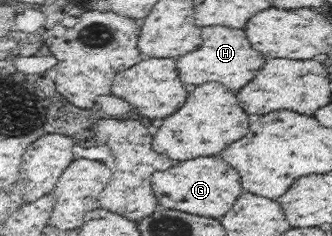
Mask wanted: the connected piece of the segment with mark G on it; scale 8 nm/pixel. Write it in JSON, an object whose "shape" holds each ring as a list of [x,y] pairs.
{"shape":[[[202,156],[188,162],[178,162],[174,168],[166,172],[154,172],[152,188],[158,202],[168,210],[182,210],[188,214],[198,214],[206,218],[220,218],[224,216],[234,200],[242,194],[242,184],[238,172],[226,164],[220,156]]]}

